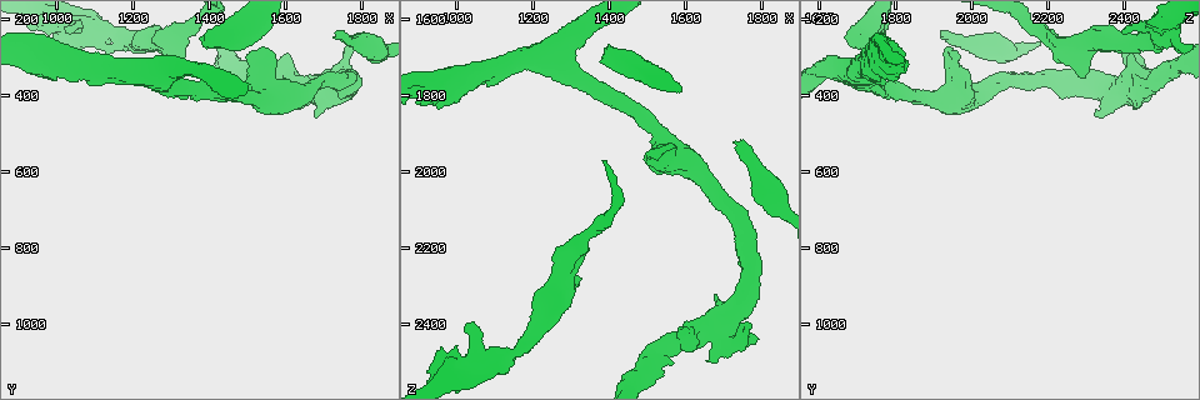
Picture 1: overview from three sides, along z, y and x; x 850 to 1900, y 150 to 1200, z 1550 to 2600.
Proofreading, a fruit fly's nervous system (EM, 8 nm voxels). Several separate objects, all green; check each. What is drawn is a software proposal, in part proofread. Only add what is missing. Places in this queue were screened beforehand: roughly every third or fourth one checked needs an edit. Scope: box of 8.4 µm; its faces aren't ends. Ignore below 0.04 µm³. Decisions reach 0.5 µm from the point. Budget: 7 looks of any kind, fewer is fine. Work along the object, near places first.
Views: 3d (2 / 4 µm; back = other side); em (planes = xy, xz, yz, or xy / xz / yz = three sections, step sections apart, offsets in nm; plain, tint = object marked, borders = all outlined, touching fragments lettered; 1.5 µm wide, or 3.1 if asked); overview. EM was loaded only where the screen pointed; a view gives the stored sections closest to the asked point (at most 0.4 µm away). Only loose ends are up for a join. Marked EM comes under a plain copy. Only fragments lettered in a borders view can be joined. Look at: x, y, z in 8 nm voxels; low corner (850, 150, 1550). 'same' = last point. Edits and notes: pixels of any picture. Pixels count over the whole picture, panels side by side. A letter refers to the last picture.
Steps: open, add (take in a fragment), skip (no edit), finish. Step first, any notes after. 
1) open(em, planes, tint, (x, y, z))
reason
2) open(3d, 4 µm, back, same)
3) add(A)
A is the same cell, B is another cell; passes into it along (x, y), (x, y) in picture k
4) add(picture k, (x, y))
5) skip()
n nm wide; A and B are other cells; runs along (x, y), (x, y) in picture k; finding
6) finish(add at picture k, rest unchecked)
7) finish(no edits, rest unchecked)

open(em, xz, step 4, tint, (1020, 230, 2405))
an open end

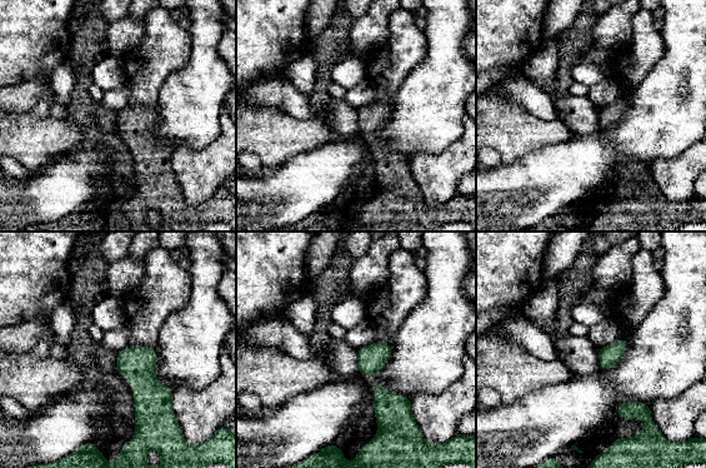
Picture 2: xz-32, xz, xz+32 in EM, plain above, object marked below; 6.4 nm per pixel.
open(em, planes, tint, same)
cut it another way

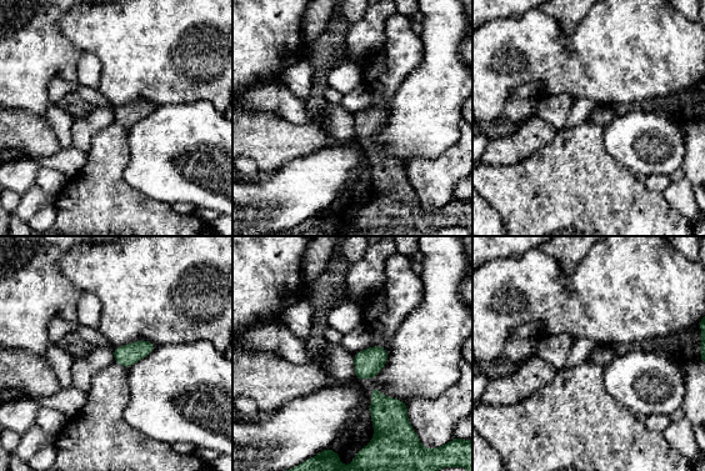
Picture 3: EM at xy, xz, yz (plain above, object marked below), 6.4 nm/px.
open(em, planes, borders, same)
what lies round it

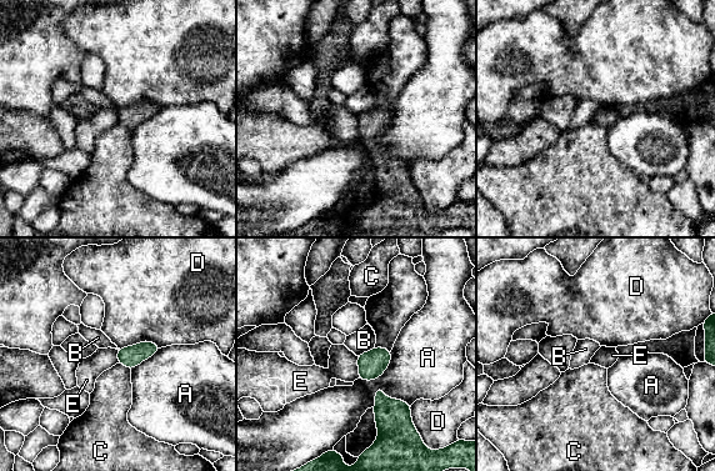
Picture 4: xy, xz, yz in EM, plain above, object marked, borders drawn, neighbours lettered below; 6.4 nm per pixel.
skip()
140 nm wide; A, B, C, D and E are other cells; border along (356, 356), (359, 377) in picture 4; no lettered fragment goes on from it

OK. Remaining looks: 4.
open(em, planes, tint, (1380, 255, 1705))

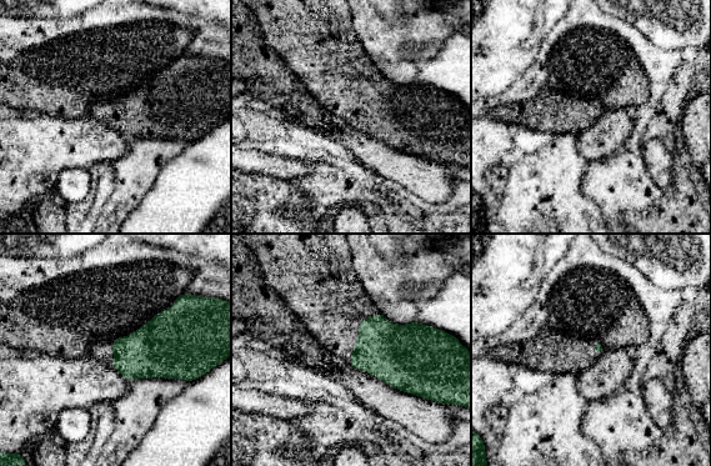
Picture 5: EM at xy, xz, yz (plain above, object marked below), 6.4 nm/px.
open(em, planes, borders, same)

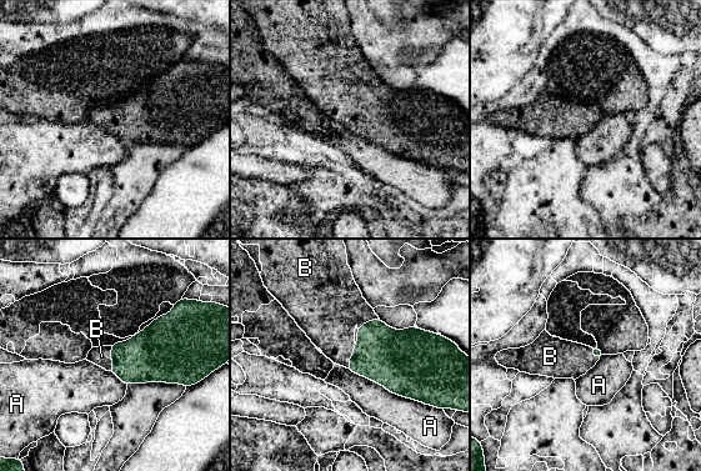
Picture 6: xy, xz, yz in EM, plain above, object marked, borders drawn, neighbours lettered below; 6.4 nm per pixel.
add(B)
B is the same cell, A is another cell; the neuron continues

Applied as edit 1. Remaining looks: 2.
open(em, xy, step 4, borders, (1735, 245, 1925))
free end

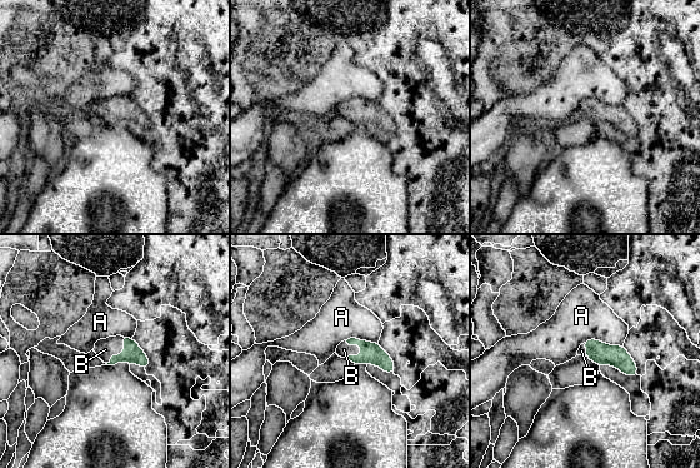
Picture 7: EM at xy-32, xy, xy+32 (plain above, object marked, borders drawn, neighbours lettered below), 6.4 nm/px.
add(B)
B is the same cell, A is another cell; passes into it along (371, 353), (356, 344), (344, 349) in picture 7; it goes on there

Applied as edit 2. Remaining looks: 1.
finish(add at picture 6, add at picture 7, rest unchecked)

